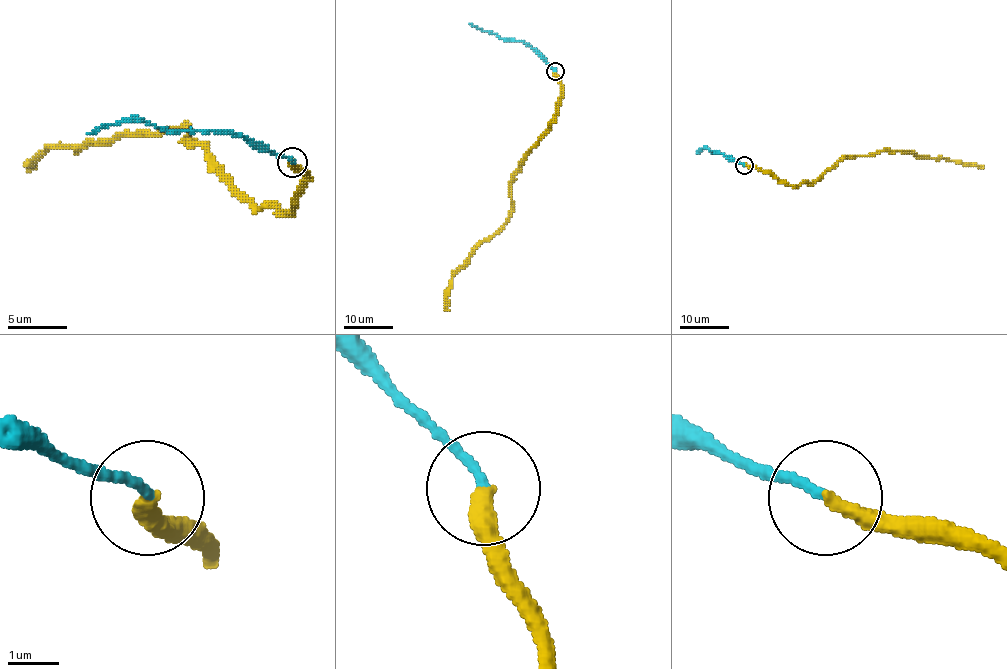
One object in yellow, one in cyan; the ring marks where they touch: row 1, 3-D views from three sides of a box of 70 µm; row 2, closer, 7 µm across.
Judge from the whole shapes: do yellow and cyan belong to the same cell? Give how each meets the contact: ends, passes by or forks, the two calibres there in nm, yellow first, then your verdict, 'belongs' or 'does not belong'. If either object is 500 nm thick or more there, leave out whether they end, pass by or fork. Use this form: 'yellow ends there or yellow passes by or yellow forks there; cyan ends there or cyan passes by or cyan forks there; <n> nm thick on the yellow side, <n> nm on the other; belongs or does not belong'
yellow ends there; cyan ends there; 340 nm thick on the yellow side, 180 nm on the other; does not belong

